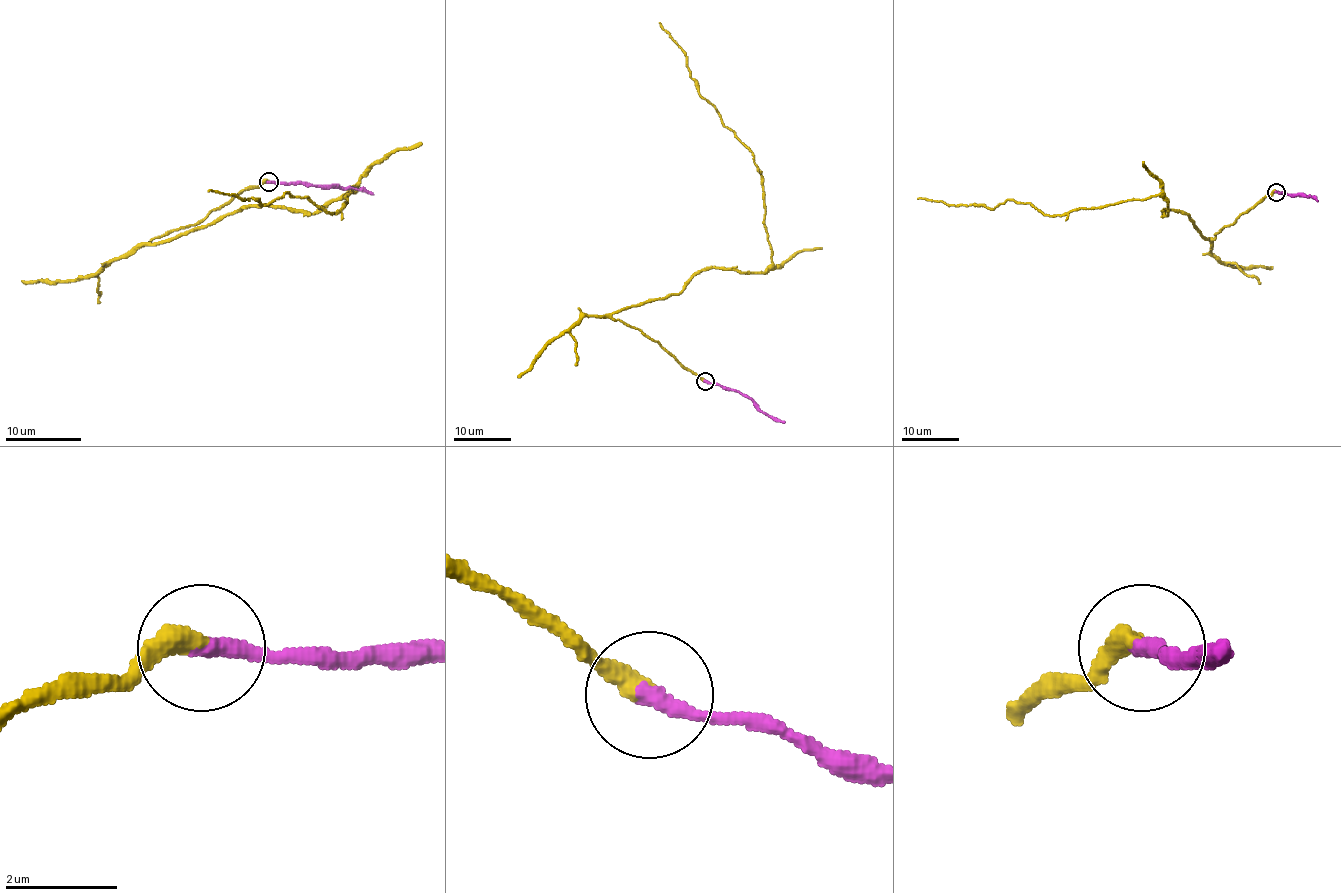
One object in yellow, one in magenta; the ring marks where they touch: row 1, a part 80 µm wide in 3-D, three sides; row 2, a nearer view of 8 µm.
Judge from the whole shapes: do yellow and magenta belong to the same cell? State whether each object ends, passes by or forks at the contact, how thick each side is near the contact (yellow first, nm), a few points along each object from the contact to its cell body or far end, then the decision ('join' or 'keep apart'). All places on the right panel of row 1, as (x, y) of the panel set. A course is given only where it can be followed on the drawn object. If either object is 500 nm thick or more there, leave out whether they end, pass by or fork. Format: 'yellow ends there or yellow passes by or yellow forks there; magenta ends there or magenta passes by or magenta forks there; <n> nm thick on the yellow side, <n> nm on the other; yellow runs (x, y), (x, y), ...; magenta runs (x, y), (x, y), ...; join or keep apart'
yellow ends there; magenta ends there; 380 nm thick on the yellow side, 320 nm on the other; yellow runs (1275, 192), (1211, 239), (1189, 216), (1166, 215), (1158, 195), (1061, 215), (1010, 199), (993, 208), (918, 199); magenta runs (1275, 192), (1313, 196), (1317, 201); join

